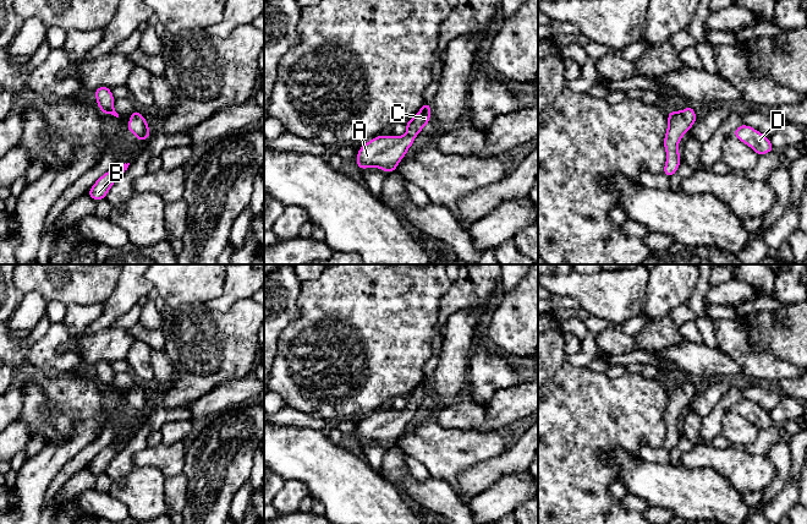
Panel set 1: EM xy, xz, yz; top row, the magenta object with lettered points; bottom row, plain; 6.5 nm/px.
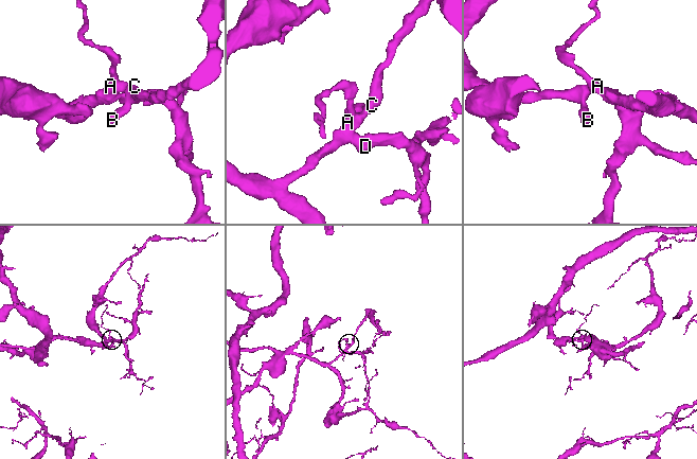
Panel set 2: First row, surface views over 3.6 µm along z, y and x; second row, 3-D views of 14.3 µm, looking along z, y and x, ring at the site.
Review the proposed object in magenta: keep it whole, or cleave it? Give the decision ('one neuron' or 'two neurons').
one neuron

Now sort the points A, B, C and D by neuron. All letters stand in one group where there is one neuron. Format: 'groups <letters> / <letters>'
groups A B C D

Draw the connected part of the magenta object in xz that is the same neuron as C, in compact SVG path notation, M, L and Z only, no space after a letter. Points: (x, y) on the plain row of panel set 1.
M423 377L419 386L406 397L405 410L375 410L358 422L356 437L358 443L377 441L385 447L396 444L400 435L406 431L415 411L430 395L430 377Z

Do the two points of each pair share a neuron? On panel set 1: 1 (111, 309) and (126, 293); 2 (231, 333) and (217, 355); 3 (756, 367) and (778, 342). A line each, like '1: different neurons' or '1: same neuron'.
1: same neuron
2: same neuron
3: different neurons

